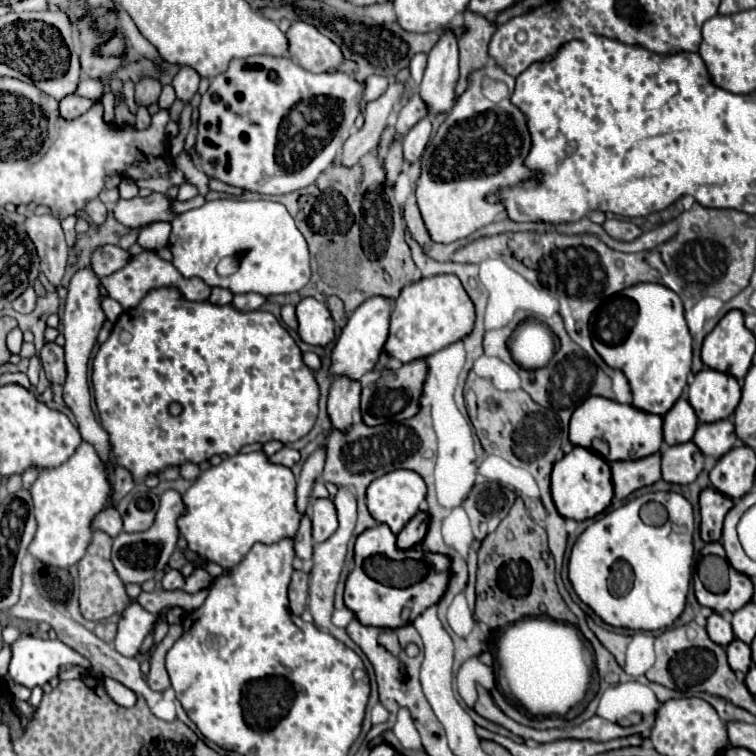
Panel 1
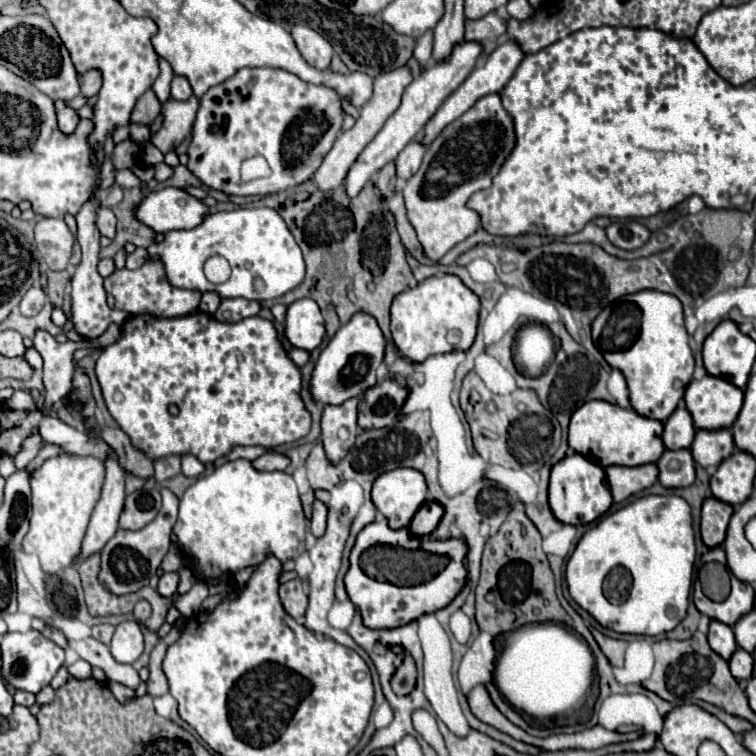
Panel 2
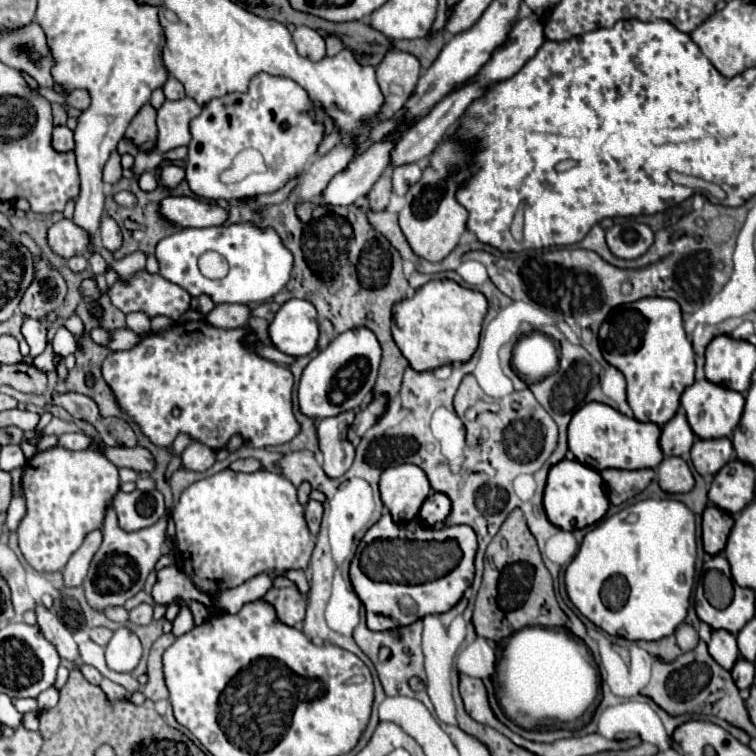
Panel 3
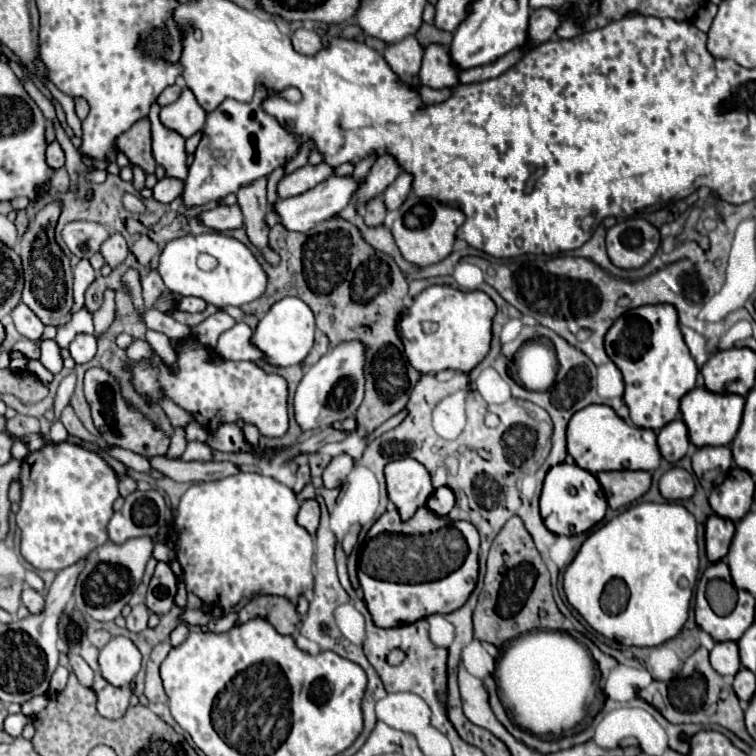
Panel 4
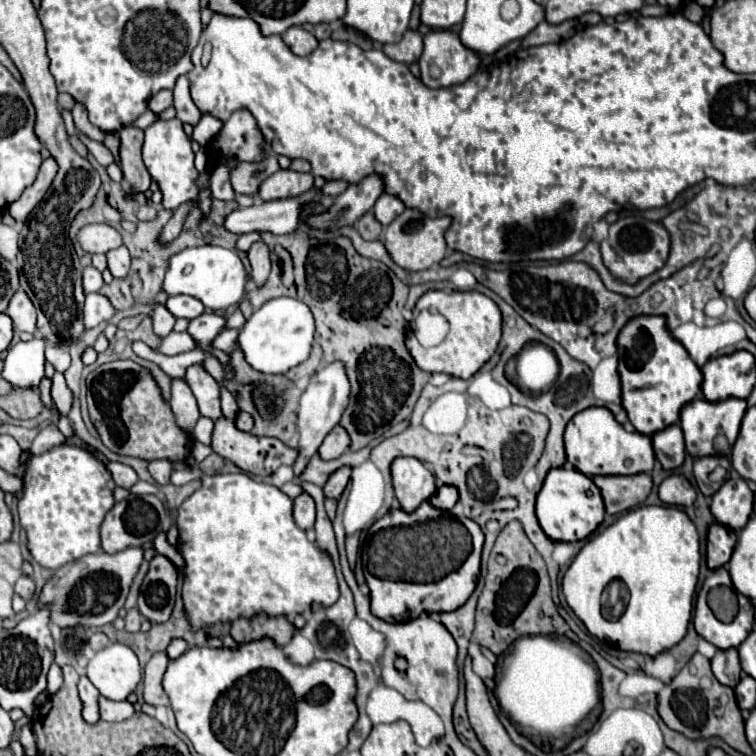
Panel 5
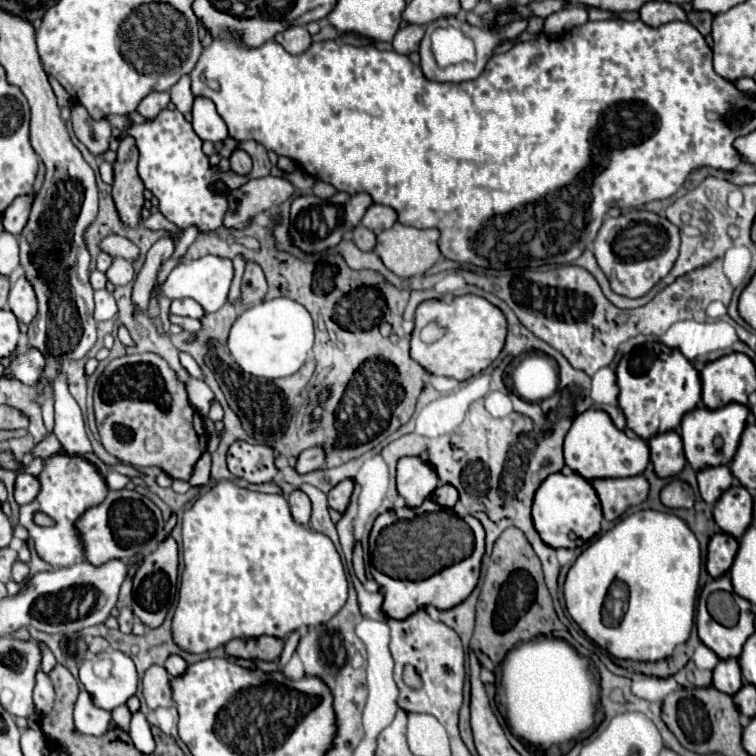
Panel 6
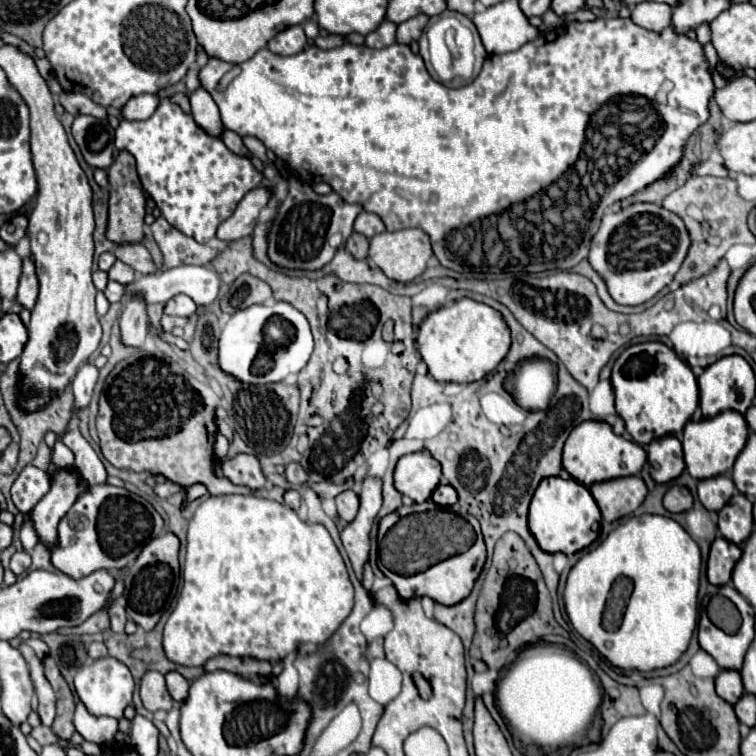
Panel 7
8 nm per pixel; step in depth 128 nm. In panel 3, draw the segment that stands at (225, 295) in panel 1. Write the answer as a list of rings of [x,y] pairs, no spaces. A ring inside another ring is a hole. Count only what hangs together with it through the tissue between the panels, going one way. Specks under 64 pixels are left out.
[[[196,296],[196,298],[192,298],[192,302],[190,302],[190,308],[196,310],[196,312],[200,312],[200,314],[208,314],[214,306],[216,306],[216,304],[214,304],[208,296]]]

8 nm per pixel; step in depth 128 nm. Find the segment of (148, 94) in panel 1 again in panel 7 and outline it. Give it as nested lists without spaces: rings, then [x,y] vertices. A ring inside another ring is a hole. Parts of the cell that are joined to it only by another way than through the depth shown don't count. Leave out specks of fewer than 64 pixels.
[[[120,152],[114,164],[108,168],[108,182],[110,182],[110,204],[108,204],[108,228],[106,238],[116,246],[134,244],[144,240],[144,190],[140,184],[140,176],[136,172],[134,156],[128,152]]]

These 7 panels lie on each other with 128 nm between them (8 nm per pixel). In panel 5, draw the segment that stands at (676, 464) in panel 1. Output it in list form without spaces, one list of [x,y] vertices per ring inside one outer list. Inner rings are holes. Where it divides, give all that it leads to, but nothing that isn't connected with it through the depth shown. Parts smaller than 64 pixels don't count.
[[[672,474],[660,484],[658,496],[670,506],[692,506],[696,500],[696,490],[682,474]]]

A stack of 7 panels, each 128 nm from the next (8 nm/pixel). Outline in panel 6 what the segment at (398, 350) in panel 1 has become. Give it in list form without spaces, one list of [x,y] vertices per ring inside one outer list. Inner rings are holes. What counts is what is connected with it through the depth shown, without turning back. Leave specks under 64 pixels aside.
[[[466,294],[466,296],[456,296],[448,302],[426,300],[418,306],[416,328],[412,332],[412,342],[410,342],[410,354],[430,374],[448,376],[448,378],[456,378],[456,380],[464,382],[464,380],[480,374],[484,368],[488,368],[502,352],[504,342],[506,342],[504,314],[494,304],[490,304],[486,298]],[[430,322],[436,322],[446,332],[440,340],[426,344],[420,340],[420,332]]]

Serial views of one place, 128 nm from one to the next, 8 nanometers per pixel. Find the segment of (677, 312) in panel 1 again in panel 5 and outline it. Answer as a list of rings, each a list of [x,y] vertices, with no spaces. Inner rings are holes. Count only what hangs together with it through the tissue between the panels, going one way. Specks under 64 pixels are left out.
[[[636,316],[630,320],[618,336],[622,378],[622,406],[628,412],[628,420],[636,432],[652,436],[680,420],[680,410],[700,394],[702,372],[692,362],[688,352],[668,336],[664,320],[660,316]]]

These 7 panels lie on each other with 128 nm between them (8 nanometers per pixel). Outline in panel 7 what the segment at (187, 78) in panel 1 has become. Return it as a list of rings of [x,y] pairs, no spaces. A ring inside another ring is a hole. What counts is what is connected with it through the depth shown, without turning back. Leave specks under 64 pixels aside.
[[[140,94],[140,96],[134,96],[132,100],[128,100],[120,112],[122,112],[122,118],[124,120],[146,120],[152,116],[152,112],[156,110],[160,98],[154,96],[154,94]]]

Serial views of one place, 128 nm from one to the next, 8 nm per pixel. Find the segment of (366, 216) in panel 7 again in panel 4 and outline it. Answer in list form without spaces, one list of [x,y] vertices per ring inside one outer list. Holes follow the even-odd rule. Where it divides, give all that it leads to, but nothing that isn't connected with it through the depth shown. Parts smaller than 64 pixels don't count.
[[[404,172],[404,174],[400,174],[400,176],[384,190],[382,198],[384,198],[386,210],[398,210],[398,208],[404,204],[404,200],[406,200],[408,194],[410,194],[410,182],[412,182],[412,176],[408,176],[408,174]]]

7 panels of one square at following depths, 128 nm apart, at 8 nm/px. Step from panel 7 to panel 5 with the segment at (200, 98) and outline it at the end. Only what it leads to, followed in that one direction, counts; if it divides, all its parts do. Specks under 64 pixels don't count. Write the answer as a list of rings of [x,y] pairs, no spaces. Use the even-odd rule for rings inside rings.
[[[204,112],[202,118],[200,118],[200,122],[194,126],[192,138],[194,138],[200,146],[206,146],[206,144],[208,144],[208,142],[222,130],[222,126],[224,126],[222,120],[218,120],[216,116]]]

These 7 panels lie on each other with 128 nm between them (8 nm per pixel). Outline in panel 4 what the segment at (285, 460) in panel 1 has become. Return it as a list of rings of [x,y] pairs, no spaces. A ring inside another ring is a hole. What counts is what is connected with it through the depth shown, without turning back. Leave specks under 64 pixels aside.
[[[154,456],[150,458],[154,470],[162,472],[164,476],[176,482],[208,482],[232,476],[238,468],[232,462],[180,462],[168,456]]]

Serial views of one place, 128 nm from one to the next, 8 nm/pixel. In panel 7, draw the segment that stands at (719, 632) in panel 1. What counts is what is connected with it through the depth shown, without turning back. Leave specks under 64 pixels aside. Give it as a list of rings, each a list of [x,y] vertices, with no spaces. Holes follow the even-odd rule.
[[[720,670],[720,674],[716,676],[716,692],[728,704],[736,704],[742,698],[742,694],[744,694],[742,680],[740,680],[740,672]]]

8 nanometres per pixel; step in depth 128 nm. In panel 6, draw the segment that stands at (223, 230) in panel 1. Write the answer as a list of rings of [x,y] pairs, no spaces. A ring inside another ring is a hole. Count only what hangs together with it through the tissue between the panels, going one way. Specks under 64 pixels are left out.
[[[204,256],[200,260],[184,260],[162,282],[162,294],[170,300],[174,300],[174,298],[192,298],[206,312],[216,312],[218,308],[222,308],[222,304],[228,298],[228,288],[230,288],[232,276],[234,276],[234,268],[232,268],[232,262],[226,260],[226,258]]]

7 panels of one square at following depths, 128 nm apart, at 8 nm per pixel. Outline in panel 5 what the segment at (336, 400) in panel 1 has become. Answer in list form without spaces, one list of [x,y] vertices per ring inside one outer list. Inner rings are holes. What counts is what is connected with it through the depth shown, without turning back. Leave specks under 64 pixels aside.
[[[340,468],[340,470],[336,470],[336,472],[328,478],[328,482],[326,482],[326,486],[324,486],[326,498],[338,500],[338,498],[342,496],[348,480],[350,480],[350,468]]]

